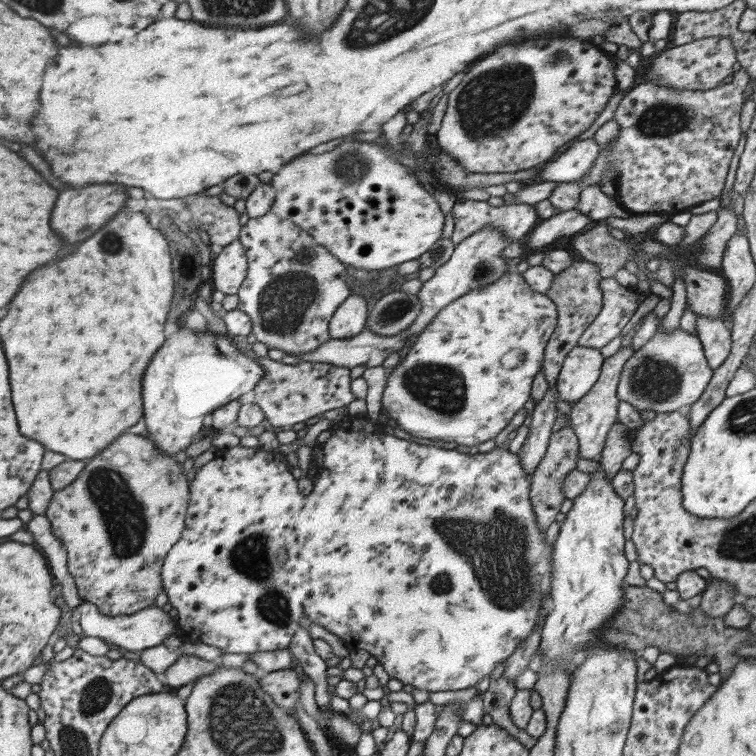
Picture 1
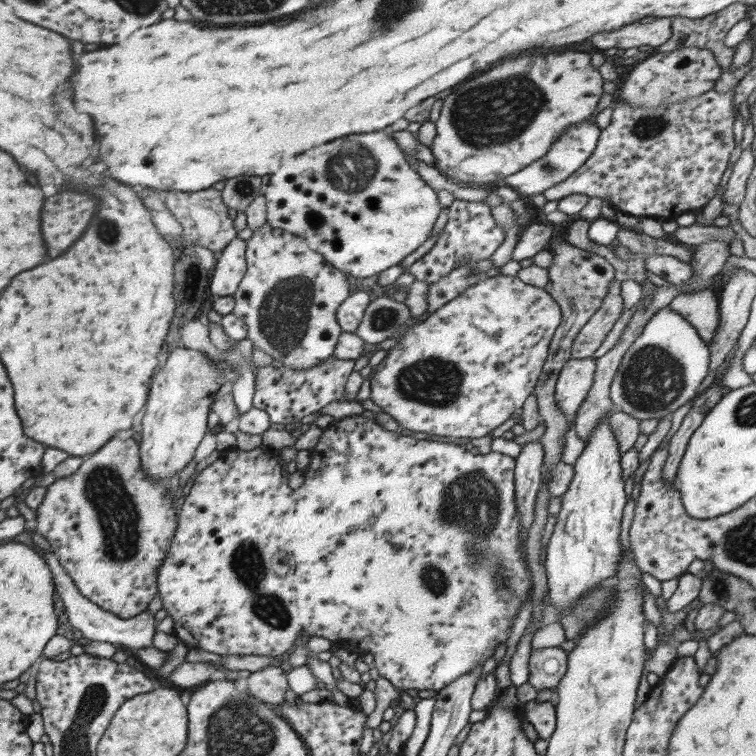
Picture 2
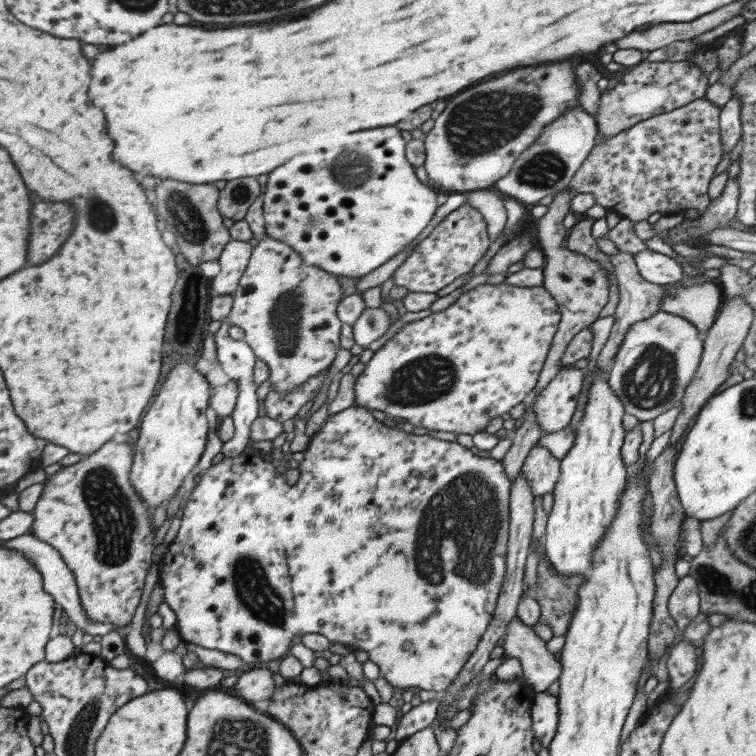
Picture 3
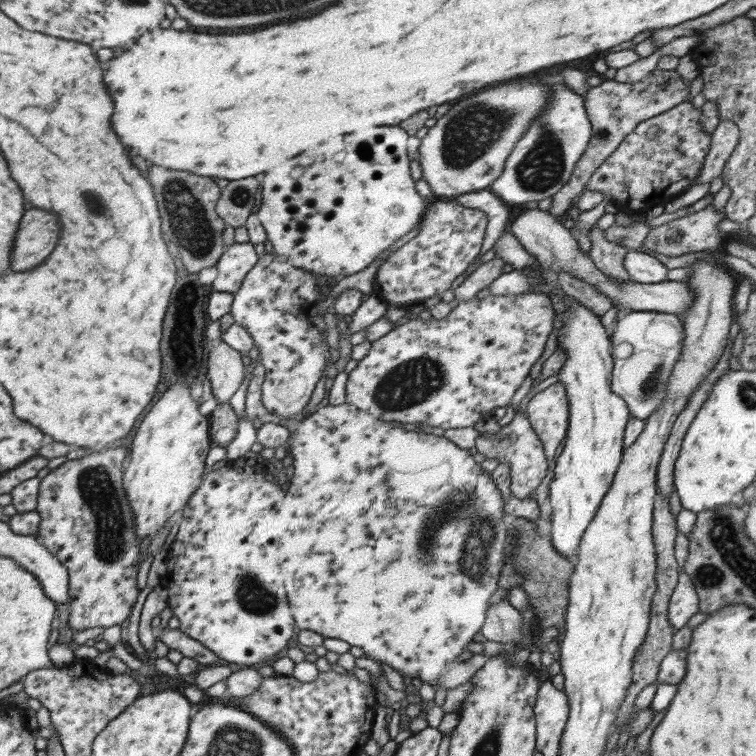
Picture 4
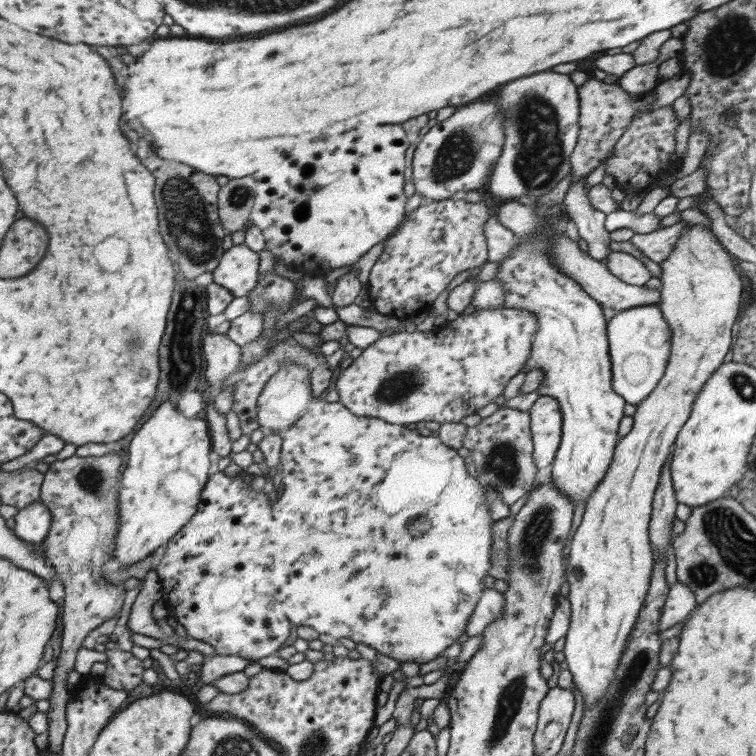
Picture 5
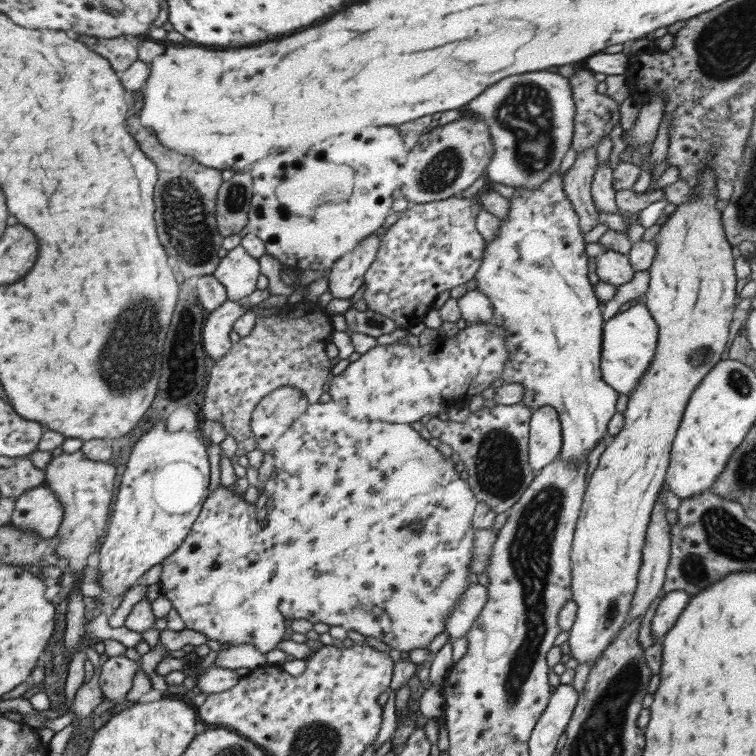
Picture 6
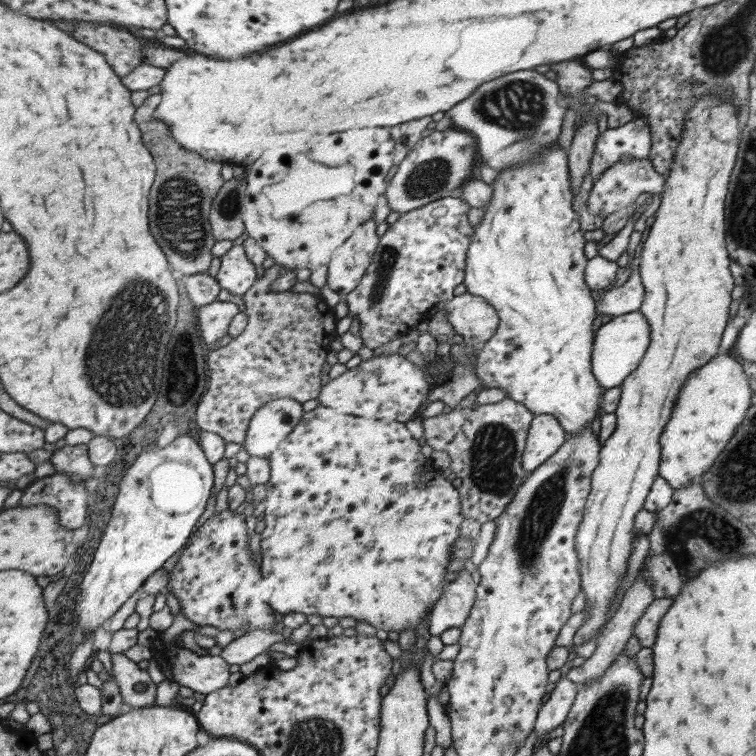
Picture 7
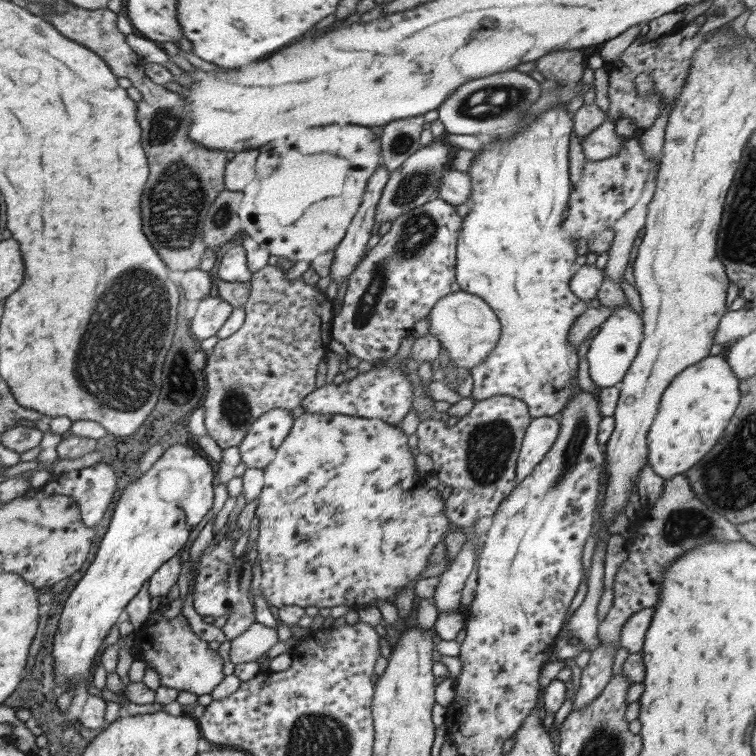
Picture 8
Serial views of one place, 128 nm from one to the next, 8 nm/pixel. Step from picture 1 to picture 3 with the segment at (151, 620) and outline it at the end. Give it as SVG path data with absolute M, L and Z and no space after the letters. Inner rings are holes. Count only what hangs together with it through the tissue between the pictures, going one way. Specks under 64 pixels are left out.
M26 533L16 538L1 541L2 547L13 548L19 550L29 561L38 569L38 572L42 575L43 581L46 582L46 592L52 596L53 600L60 604L66 611L69 619L84 632L91 634L92 636L104 636L110 631L116 631L119 634L119 630L124 626L116 626L115 624L104 624L103 622L94 622L87 617L84 607L82 606L78 587L75 581L75 576L70 570L70 567L64 562L62 555L51 544L40 540L34 534Z

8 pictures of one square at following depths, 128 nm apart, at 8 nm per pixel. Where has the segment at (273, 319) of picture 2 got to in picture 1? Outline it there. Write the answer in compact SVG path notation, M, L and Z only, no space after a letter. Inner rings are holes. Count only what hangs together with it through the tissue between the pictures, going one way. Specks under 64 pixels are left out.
M272 212L258 218L250 218L248 223L241 227L239 236L239 242L246 250L248 272L236 294L238 309L252 320L252 333L256 340L263 342L268 348L291 354L293 361L298 360L299 354L316 350L321 344L328 342L331 339L330 319L351 295L346 286L347 267L330 254L328 249L316 243L303 228L290 220L282 220Z

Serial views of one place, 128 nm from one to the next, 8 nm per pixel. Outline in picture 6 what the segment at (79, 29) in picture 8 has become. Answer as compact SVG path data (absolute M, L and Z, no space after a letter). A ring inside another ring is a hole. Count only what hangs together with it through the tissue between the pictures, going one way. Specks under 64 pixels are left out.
M120 36L114 40L98 39L97 45L91 46L94 52L109 60L115 71L126 70L138 60L138 46L142 43L137 37ZM138 114L130 116L128 128L138 140L140 148L157 166L158 184L154 190L156 204L156 228L162 246L170 261L178 265L186 280L191 277L213 275L220 263L218 252L222 248L224 236L218 232L215 208L218 189L223 183L221 171L211 169L188 156L176 151L170 152L158 142L154 132L144 128L138 120Z

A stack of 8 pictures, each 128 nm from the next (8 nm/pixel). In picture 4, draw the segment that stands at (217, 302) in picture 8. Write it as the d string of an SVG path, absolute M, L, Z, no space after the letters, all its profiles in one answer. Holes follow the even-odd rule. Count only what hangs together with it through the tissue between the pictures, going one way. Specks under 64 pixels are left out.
M222 341L208 353L206 380L212 385L213 394L218 403L228 403L230 397L238 390L245 377L242 353Z

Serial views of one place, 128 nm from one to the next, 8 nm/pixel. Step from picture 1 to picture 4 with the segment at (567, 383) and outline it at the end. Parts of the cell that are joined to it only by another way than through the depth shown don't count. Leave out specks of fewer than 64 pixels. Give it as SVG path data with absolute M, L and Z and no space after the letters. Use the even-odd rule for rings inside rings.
M557 382L534 395L524 413L541 440L546 458L552 459L569 423L569 400L564 385Z

